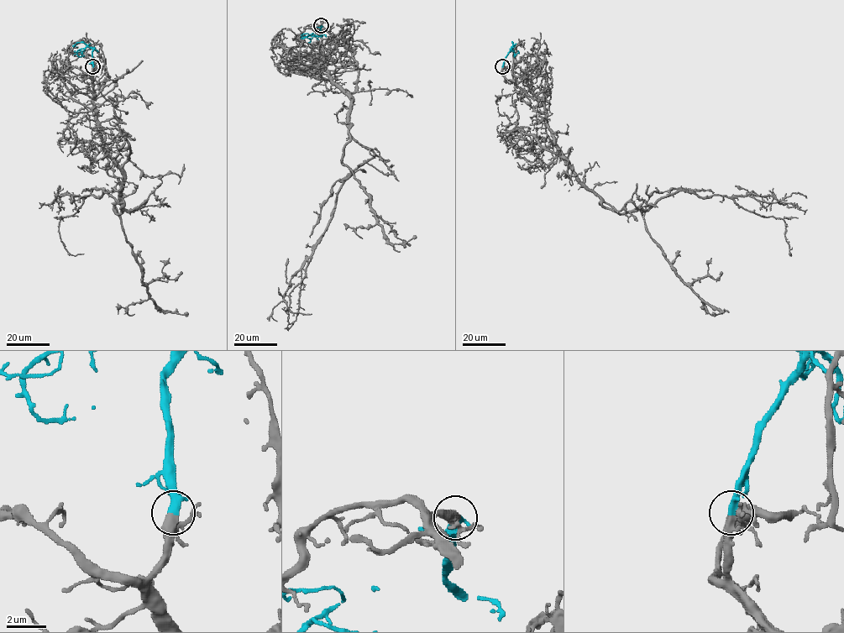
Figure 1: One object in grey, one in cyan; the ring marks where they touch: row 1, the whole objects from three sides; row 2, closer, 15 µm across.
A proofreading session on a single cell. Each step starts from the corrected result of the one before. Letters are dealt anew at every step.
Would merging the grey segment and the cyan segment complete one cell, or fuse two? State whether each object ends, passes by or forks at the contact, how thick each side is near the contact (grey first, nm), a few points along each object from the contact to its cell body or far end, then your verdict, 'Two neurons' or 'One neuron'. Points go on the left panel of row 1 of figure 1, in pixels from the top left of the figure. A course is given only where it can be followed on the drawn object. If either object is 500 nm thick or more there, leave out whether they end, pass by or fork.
At the ring grey passes by. At the ring cyan ends. Thickness 340 nm (grey) against 460 nm. Course of grey: (92, 66), (121, 205), (146, 201), (125, 210), (107, 190), (60, 217), (64, 248), (83, 253). Course of cyan: (92, 66), (92, 49), (81, 48), (76, 54), (81, 56), (82, 50). One neuron

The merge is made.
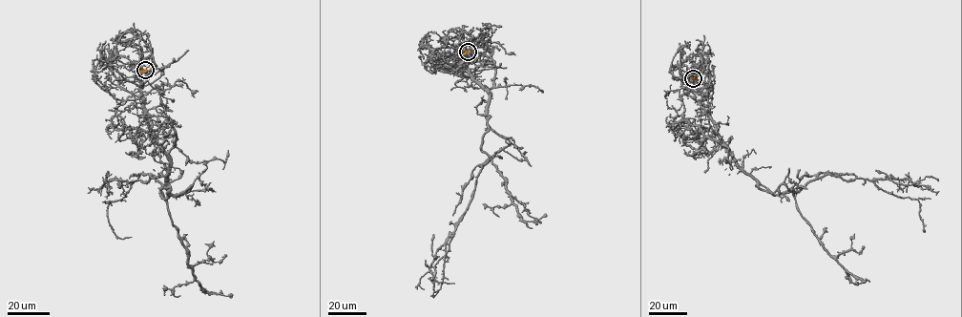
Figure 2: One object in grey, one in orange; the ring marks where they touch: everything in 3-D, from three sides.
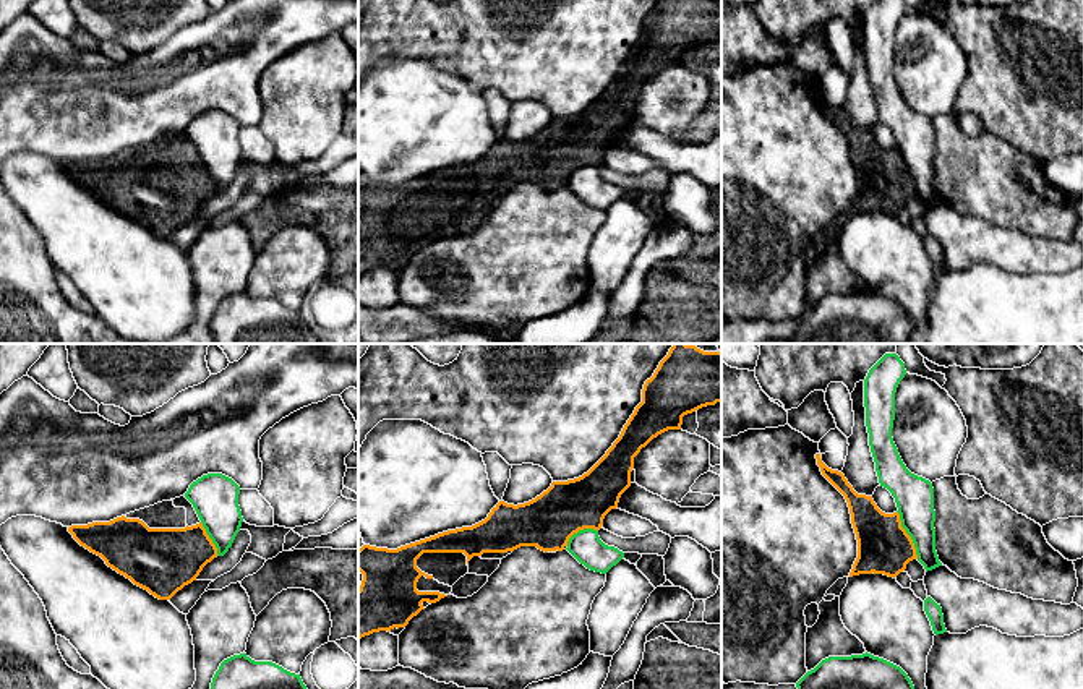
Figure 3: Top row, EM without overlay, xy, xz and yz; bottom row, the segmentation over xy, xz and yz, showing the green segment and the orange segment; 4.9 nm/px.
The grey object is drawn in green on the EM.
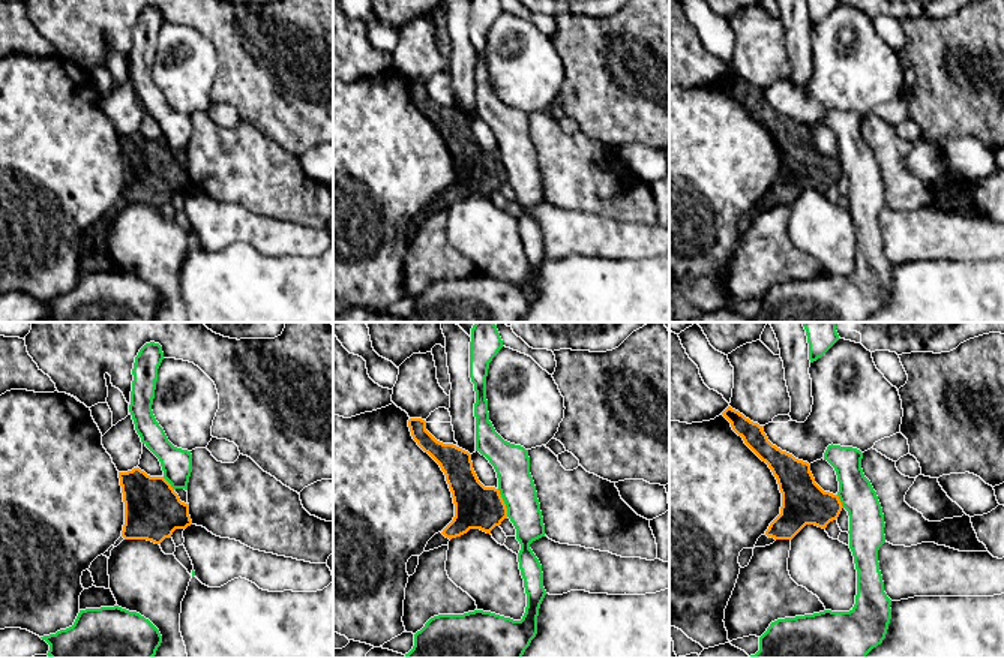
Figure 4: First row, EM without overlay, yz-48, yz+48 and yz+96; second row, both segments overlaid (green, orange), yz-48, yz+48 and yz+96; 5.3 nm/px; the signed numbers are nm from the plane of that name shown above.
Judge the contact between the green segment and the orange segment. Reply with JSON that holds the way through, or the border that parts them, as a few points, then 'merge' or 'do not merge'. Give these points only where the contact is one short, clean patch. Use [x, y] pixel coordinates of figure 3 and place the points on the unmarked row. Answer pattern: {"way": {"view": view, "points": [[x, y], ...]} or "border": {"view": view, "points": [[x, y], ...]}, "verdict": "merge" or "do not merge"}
{"border": {"view": "yz", "points": [[897, 148], [918, 195]]}, "verdict": "do not merge"}

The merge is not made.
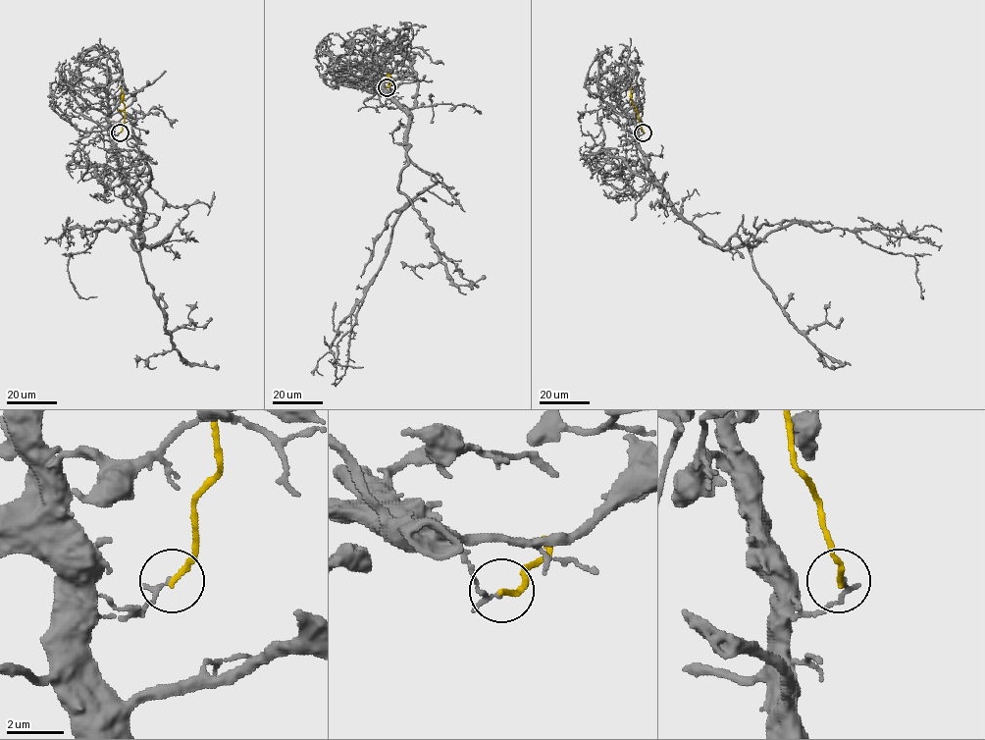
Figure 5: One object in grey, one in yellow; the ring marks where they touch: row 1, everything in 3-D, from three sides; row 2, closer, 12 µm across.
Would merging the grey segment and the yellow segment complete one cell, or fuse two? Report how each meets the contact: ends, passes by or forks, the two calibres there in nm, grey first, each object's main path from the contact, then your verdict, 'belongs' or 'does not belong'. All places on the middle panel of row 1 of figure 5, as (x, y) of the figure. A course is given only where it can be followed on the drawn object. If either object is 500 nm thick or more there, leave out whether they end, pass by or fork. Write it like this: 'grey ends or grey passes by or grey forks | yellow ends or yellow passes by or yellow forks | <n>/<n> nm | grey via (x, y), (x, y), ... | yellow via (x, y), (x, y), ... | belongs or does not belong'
grey ends | yellow ends | 180/200 nm | grey via (387, 87), (409, 116), (407, 157), (436, 182), (399, 215), (336, 345), (334, 361), (363, 366) | yellow via (387, 87), (390, 78), (386, 76) | does not belong

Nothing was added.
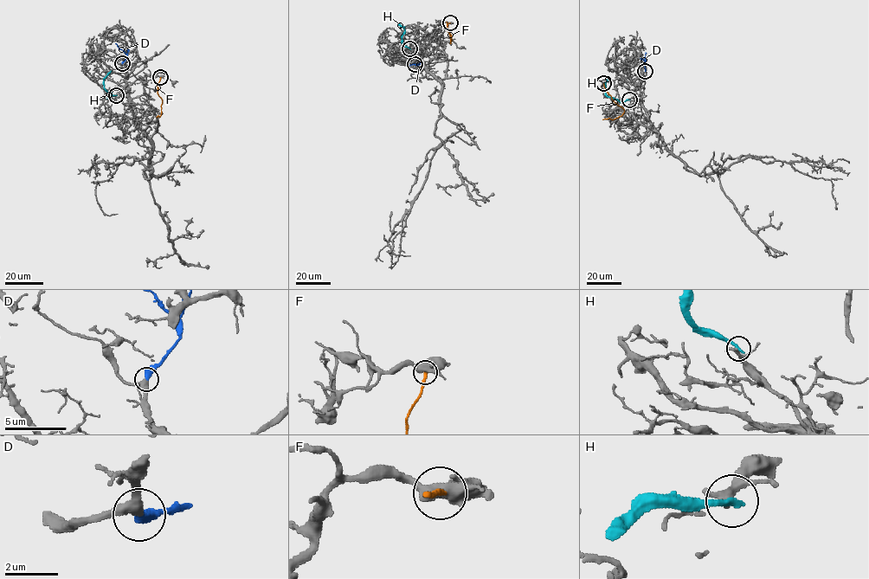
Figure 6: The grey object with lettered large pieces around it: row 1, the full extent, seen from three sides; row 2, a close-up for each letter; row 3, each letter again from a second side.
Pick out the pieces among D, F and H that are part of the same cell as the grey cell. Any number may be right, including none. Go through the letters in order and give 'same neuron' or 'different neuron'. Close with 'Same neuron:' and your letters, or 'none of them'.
D: same neuron
F: different neuron
H: different neuron
Same neuron: D

